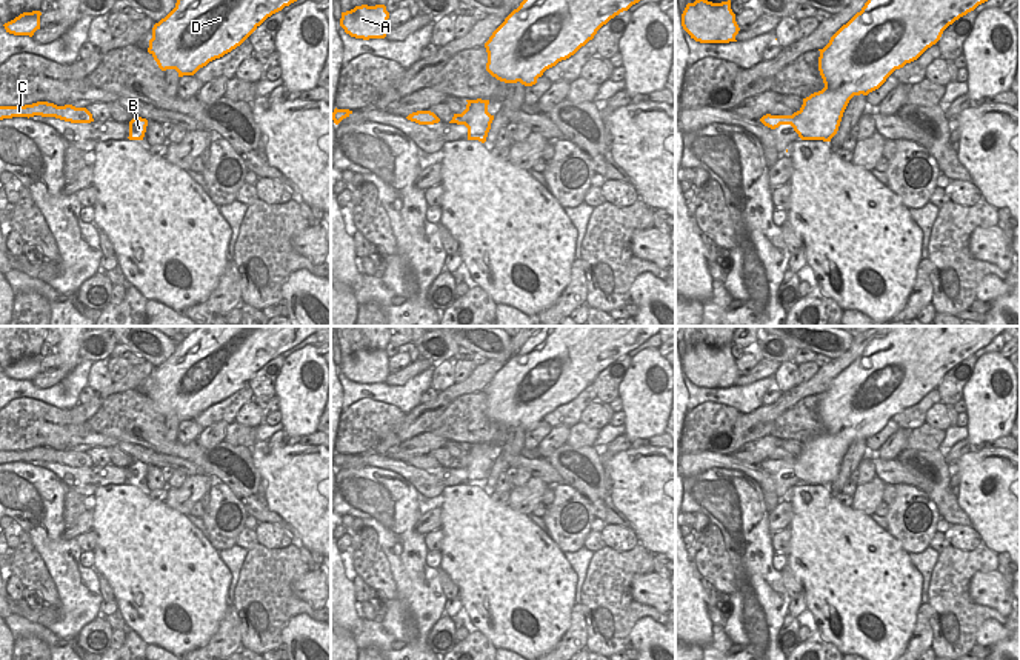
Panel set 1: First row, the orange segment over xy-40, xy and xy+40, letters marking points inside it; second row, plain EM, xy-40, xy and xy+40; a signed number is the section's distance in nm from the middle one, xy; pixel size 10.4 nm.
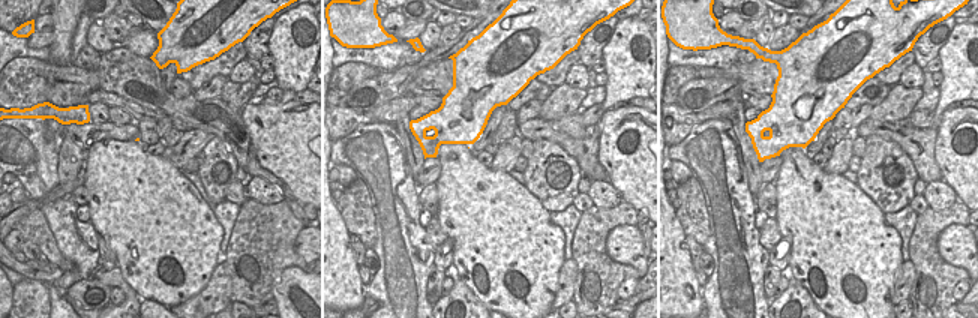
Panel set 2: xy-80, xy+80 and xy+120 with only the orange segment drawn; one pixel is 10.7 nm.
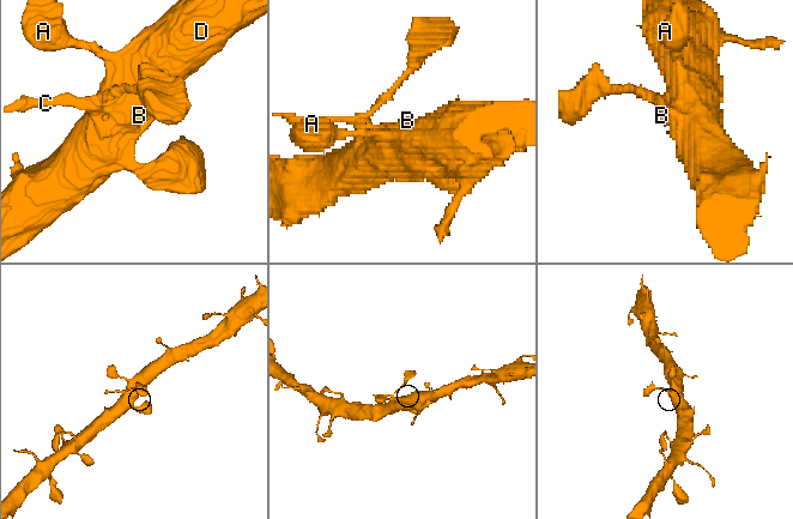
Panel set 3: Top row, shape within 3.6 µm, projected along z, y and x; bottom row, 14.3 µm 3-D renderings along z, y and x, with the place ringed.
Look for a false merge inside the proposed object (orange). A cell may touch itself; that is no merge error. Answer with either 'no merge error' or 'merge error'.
no merge error

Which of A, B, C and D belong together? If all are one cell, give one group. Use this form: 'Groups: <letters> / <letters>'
Groups: A B C D.

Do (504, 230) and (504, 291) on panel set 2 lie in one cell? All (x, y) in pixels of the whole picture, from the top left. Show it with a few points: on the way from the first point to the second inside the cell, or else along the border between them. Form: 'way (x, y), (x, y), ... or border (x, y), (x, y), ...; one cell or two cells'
way (504, 245), (503, 276); one cell

